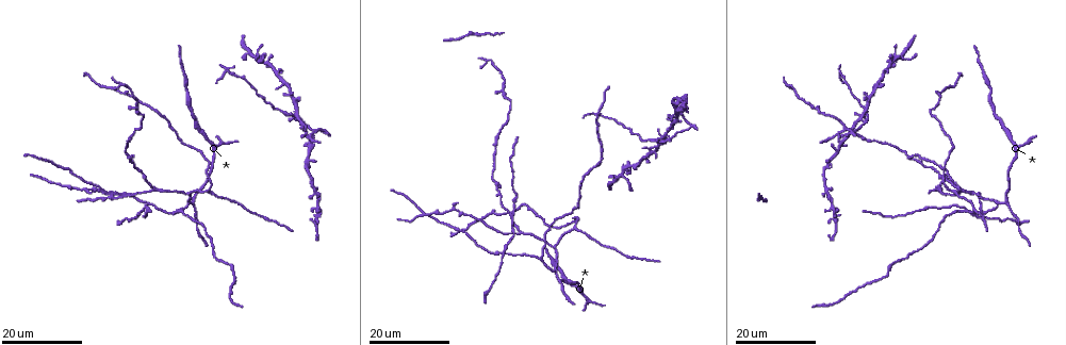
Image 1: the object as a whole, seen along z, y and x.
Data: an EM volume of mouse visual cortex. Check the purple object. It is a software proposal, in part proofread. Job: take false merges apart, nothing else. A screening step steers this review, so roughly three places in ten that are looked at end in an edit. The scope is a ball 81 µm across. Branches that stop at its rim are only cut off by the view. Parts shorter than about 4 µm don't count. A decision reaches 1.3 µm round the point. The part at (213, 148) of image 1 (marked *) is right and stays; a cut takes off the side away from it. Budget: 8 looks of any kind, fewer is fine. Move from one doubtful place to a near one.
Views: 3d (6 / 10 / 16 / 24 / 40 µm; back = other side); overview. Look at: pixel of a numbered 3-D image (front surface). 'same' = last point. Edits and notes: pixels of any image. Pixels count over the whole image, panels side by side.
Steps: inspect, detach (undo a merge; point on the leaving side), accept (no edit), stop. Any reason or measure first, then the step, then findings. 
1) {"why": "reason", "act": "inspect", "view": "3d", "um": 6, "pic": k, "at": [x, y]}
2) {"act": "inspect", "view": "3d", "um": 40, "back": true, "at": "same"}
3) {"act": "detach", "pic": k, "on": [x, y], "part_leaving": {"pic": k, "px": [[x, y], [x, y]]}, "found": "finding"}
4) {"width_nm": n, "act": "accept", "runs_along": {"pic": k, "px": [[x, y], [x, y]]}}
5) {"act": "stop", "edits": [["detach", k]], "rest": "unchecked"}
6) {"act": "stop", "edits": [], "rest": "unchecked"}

{"why": "arms part here", "act": "inspect", "view": "3d", "um": 24, "pic": 1, "at": [188, 203]}

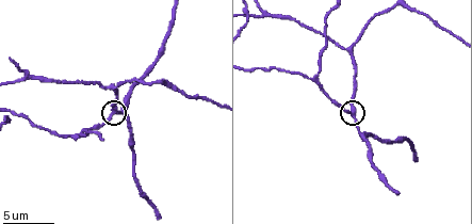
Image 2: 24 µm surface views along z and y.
{"act": "inspect", "view": "3d", "um": 10, "pic": 2, "at": [111, 115]}

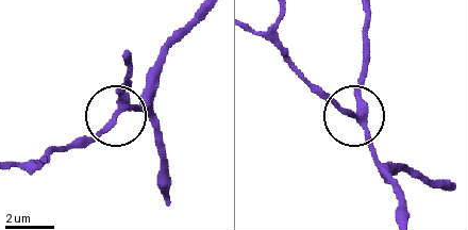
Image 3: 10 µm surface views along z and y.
{"side_arm_um": 69, "act": "accept", "runs_along": {"pic": 3, "px": [[199, 17], [174, 42], [145, 97], [67, 150]]}, "found": "continuous, no second neuron"}

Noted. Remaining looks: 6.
{"why": "three arms meet", "act": "inspect", "view": "3d", "um": 16, "pic": 1, "at": [621, 173]}

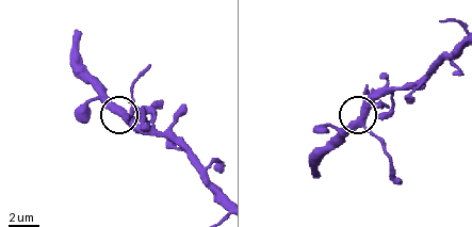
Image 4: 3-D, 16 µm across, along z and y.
{"act": "inspect", "view": "3d", "um": 6, "pic": 4, "at": [362, 124]}

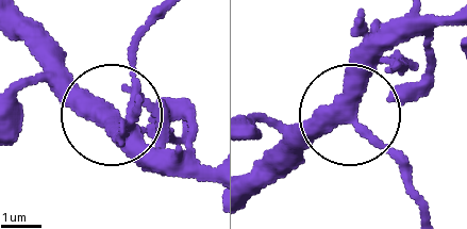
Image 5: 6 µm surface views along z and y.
{"side_arm_um": 5, "act": "accept", "found": "all the same neuron"}

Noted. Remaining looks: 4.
{"why": "calibre changes", "act": "inspect", "view": "3d", "um": 16, "pic": 1, "at": [664, 141]}

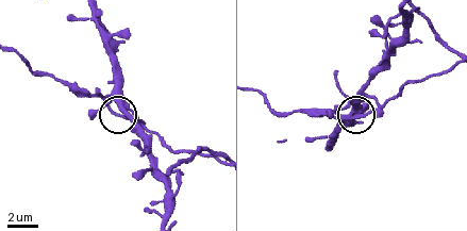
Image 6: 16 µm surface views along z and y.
{"act": "inspect", "view": "3d", "um": 10, "pic": 6, "at": [365, 115]}

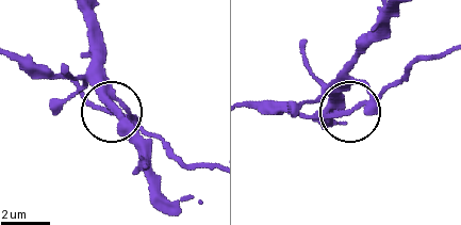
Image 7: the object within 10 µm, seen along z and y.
{"act": "detach", "pic": 7, "on": [160, 135], "part_leaving": {"pic": 7, "px": [[371, 100], [317, 118], [250, 108]]}, "found": "two neurons meet here"}

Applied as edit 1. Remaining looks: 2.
{"act": "inspect", "view": "3d", "um": 24, "pic": 1, "at": [503, 95]}

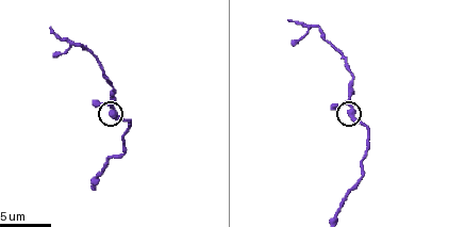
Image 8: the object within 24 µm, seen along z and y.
{"act": "inspect", "view": "3d", "um": 10, "pic": 8, "at": [352, 112]}

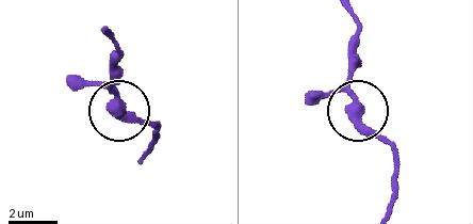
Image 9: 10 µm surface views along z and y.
{"act": "accept", "runs_along": {"pic": 9, "px": [[388, 209], [395, 190], [395, 160], [349, 93], [347, 51]]}, "found": "one neuron here"}

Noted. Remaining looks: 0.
{"act": "stop", "edits": [["detach", 7]], "rest": "unchecked"}

